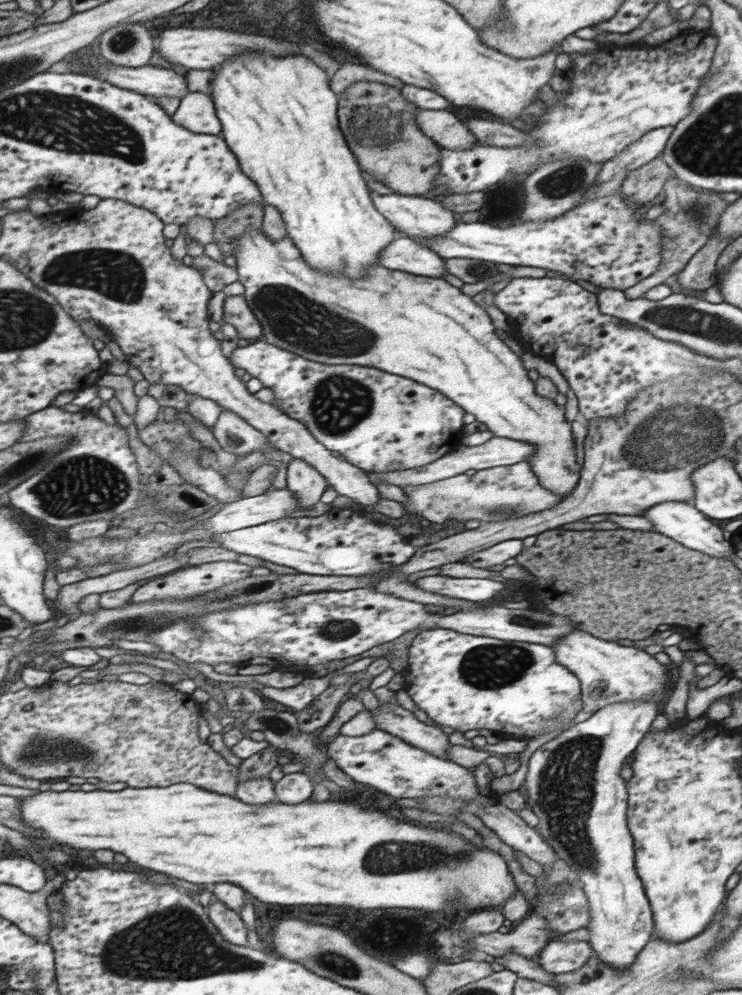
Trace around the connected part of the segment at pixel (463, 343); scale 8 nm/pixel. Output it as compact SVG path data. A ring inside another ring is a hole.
M248 228L248 232L242 232L236 240L230 242L234 246L234 254L236 258L236 271L238 271L238 281L244 287L244 296L248 303L252 306L252 311L257 315L257 319L261 321L264 326L264 335L260 340L266 341L268 344L273 344L276 347L286 349L294 354L300 355L308 360L313 360L327 365L347 364L358 365L363 367L378 368L390 374L396 374L412 379L426 387L432 388L452 400L458 407L472 414L476 421L485 424L488 431L492 432L494 437L508 438L510 440L520 440L520 442L527 442L535 447L535 454L529 456L526 461L530 464L532 472L538 476L542 488L546 488L552 494L558 496L568 496L580 478L581 467L578 465L576 459L576 448L574 444L574 434L572 434L572 424L566 419L565 406L557 406L555 400L543 398L535 392L535 383L528 377L528 371L522 365L522 359L516 352L513 352L502 341L500 333L494 327L492 320L486 310L478 305L472 297L462 293L460 289L454 287L444 279L432 278L428 276L415 275L406 271L392 270L384 267L384 265L375 265L366 268L364 276L368 278L350 278L350 276L340 276L340 274L322 274L314 268L310 268L310 264L306 264L306 260L302 258L302 252L296 248L296 244L287 236L282 240L273 242L260 228Z

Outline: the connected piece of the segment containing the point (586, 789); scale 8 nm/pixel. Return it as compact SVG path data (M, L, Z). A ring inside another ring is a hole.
M639 699L600 708L588 720L574 722L540 746L528 760L525 777L528 788L526 806L538 816L538 832L556 851L556 856L574 871L585 893L590 918L585 927L590 932L588 943L601 962L616 968L616 971L630 968L654 935L653 913L635 868L634 842L627 824L627 782L620 777L620 770L629 763L660 712L656 702Z

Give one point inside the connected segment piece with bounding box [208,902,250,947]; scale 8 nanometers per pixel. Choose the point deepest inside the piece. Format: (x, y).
(230, 925)

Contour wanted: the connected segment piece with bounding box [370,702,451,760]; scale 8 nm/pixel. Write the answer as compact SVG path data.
M380 702L378 710L370 711L376 728L396 736L432 756L448 760L449 734L440 726L428 725L416 719L412 711L394 702Z

